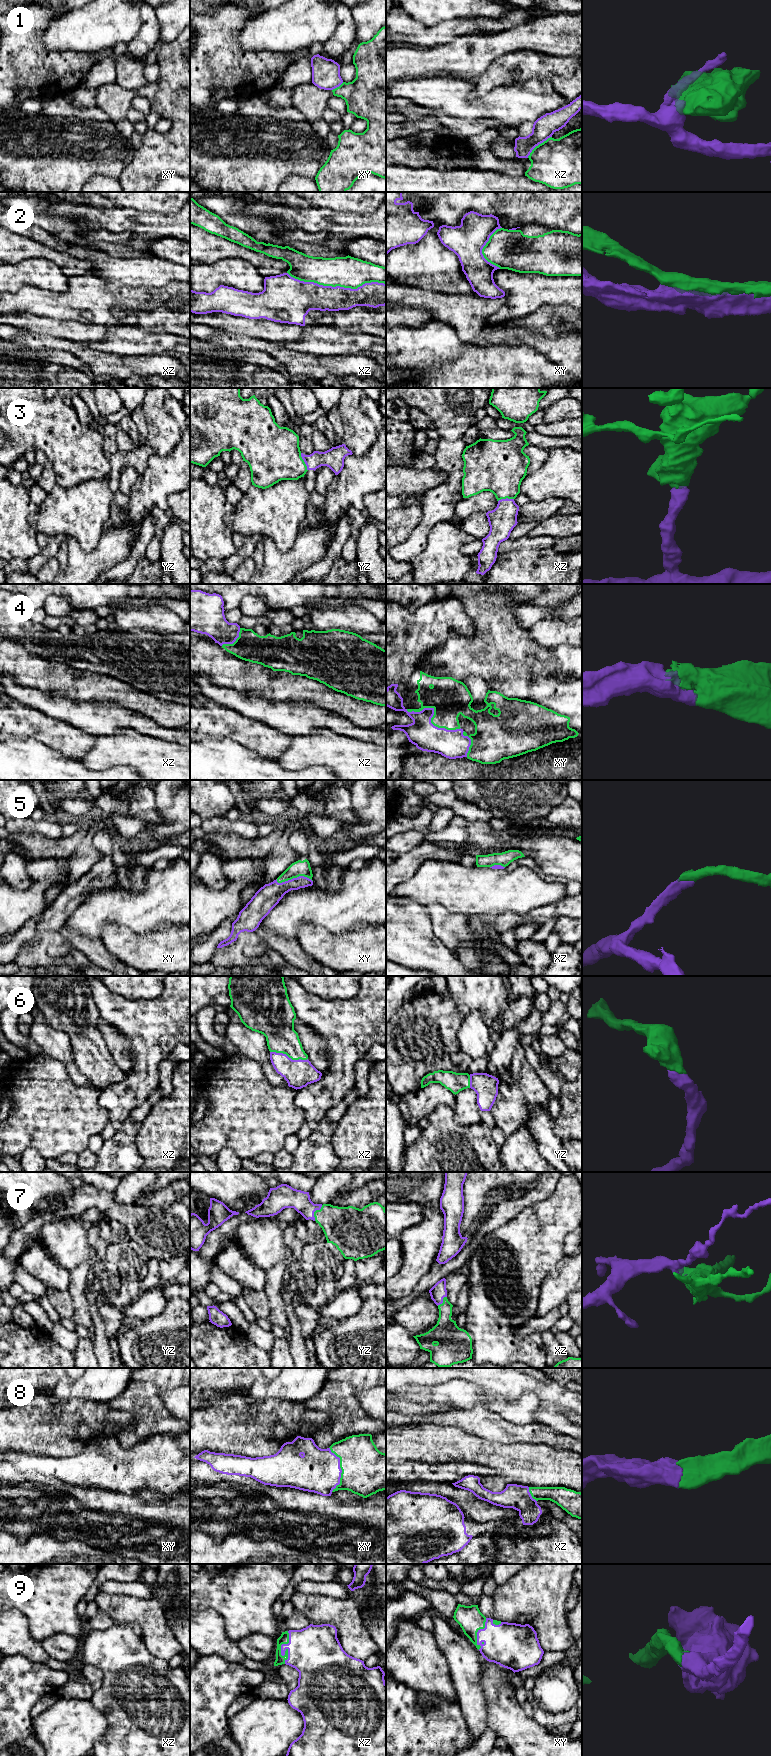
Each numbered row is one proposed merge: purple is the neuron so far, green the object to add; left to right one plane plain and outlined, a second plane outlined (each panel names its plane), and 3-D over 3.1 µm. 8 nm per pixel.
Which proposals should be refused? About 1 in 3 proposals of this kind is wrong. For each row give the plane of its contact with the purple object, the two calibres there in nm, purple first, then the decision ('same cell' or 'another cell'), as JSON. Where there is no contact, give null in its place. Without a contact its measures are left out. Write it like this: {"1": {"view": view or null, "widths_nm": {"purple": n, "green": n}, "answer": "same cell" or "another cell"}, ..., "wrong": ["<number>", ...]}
{"1": {"view": "xz", "widths_nm": {"purple": 180, "green": 400}, "answer": "another cell"}, "2": {"view": "xz", "widths_nm": {"purple": 220, "green": 260}, "answer": "another cell"}, "3": {"view": "yz", "widths_nm": {"purple": 160, "green": 420}, "answer": "same cell"}, "4": {"view": "xy", "widths_nm": {"purple": 220, "green": 300}, "answer": "same cell"}, "5": {"view": "xy", "widths_nm": {"purple": 180, "green": 130}, "answer": "same cell"}, "6": {"view": "xz", "widths_nm": {"purple": 220, "green": 260}, "answer": "same cell"}, "7": {"view": "yz", "widths_nm": {"purple": 180, "green": 300}, "answer": "same cell"}, "8": {"view": "xy", "widths_nm": {"purple": 360, "green": 380}, "answer": "same cell"}, "9": {"view": "xz", "widths_nm": {"purple": 400, "green": 80}, "answer": "same cell"}, "wrong": ["1", "2"]}

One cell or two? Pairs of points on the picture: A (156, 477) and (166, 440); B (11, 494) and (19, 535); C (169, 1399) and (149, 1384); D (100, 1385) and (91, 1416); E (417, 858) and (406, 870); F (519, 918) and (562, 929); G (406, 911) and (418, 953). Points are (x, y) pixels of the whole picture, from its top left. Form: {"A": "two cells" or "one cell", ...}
{"A": "two cells", "B": "one cell", "C": "two cells", "D": "two cells", "E": "one cell", "F": "two cells", "G": "one cell"}

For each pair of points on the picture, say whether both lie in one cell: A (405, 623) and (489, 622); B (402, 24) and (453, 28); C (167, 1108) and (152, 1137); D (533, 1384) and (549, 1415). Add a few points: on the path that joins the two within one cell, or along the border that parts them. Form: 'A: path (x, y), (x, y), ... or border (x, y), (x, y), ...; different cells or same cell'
A: border (461, 601), (473, 624), (474, 633), (471, 636); different cells
B: path (415, 33), (440, 33); same cell
C: path (167, 1115), (167, 1122), (159, 1130); same cell
D: path (541, 1392), (549, 1400), (549, 1407); same cell

